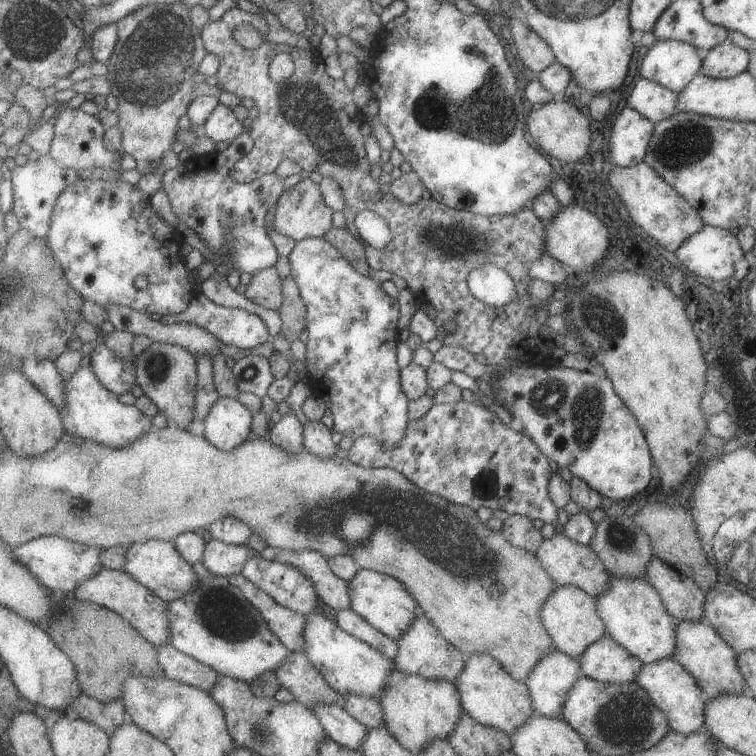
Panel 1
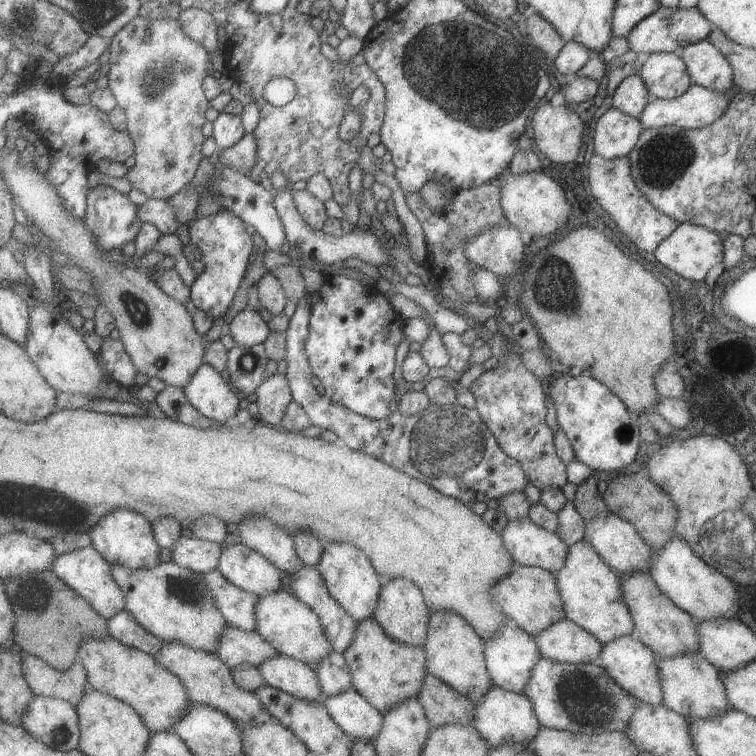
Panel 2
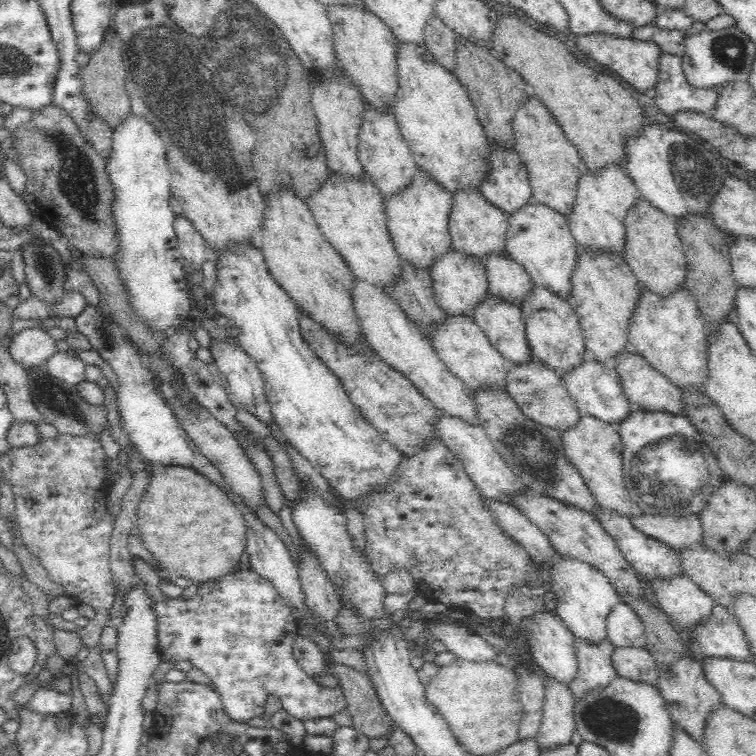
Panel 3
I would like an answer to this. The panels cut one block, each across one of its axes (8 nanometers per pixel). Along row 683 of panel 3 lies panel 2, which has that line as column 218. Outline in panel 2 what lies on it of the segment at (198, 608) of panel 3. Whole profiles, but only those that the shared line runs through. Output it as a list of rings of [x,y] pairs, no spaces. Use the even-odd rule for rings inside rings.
[[[219,210],[214,215],[194,220],[189,229],[191,241],[202,253],[205,269],[191,287],[192,302],[198,310],[209,312],[215,320],[223,318],[233,304],[245,274],[251,268],[251,254],[255,250],[253,238],[247,232],[246,222],[229,210]]]

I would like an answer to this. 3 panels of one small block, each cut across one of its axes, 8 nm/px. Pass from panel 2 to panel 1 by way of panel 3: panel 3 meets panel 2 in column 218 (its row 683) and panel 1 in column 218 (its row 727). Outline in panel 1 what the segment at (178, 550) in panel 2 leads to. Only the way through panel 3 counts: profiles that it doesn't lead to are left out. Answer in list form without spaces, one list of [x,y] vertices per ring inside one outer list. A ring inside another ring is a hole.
[[[212,538],[207,543],[203,564],[214,575],[241,575],[252,554],[247,545],[227,544]]]

